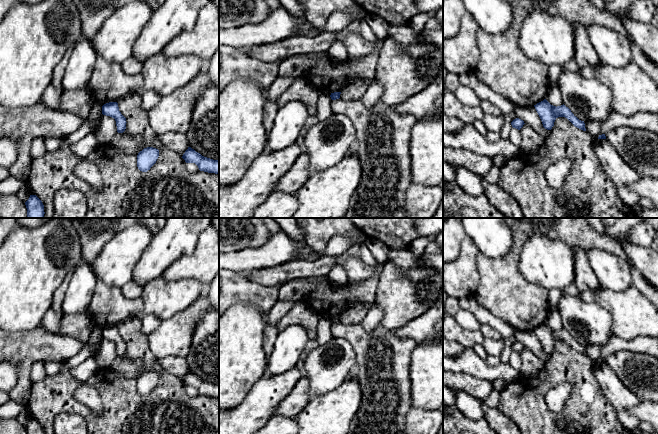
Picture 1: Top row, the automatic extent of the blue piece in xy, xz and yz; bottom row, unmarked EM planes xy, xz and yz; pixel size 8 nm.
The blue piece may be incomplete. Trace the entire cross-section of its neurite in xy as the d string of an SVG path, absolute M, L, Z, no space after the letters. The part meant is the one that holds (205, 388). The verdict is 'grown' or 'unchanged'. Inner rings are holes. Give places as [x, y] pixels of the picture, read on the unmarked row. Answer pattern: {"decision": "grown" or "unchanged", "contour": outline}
{"decision": "unchanged", "contour": "M188 371L182 382L186 387L195 387L200 395L219 399L219 385L204 381L191 371Z"}

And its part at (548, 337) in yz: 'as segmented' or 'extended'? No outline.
as segmented

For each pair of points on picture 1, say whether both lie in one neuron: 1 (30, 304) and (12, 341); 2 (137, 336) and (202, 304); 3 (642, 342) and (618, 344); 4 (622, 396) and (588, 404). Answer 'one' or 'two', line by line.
1: two
2: two
3: one
4: two

